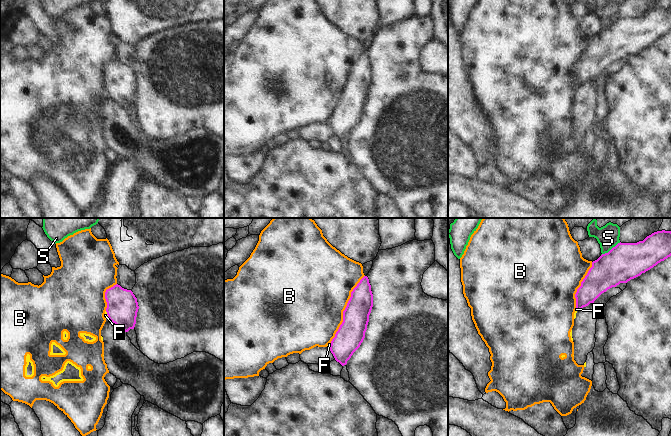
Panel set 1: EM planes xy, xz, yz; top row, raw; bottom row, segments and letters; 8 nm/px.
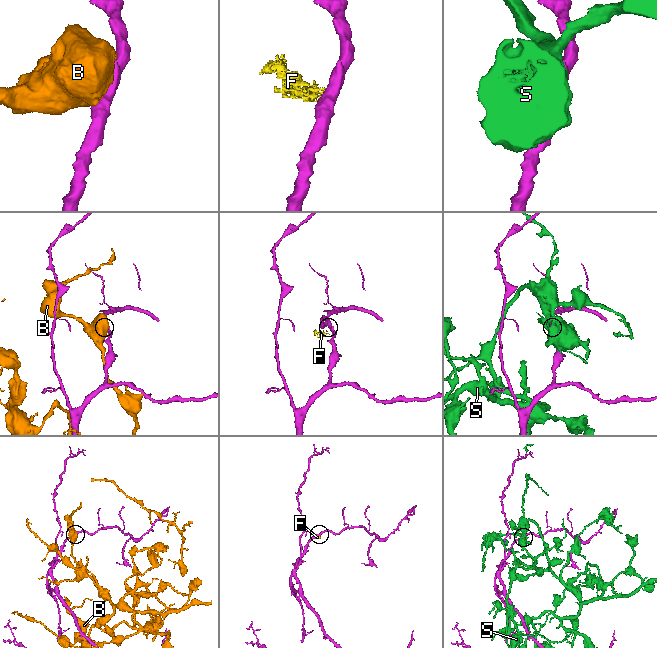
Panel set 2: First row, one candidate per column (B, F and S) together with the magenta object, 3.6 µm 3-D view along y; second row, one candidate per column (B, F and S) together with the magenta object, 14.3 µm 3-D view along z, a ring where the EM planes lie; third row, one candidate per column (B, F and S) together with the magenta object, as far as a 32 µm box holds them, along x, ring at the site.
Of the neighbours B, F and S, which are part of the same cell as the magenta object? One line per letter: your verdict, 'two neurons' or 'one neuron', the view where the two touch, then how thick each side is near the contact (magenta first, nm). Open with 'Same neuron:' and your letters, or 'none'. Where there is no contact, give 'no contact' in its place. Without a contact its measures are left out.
Same neuron: none
B: two neurons; contact in xz; calibres 220 and 480 nm
F: two neurons; contact in xy; calibres 260 and 30 nm
S: two neurons; contact in yz; calibres 300 and 180 nm

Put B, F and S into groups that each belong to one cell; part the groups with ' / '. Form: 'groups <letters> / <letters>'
groups B F / S

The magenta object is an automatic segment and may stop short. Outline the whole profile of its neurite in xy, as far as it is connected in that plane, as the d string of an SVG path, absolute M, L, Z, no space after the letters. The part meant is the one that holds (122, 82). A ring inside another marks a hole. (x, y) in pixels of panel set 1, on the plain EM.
M116 60L106 66L105 75L109 96L125 108L134 105L139 82L133 68Z

